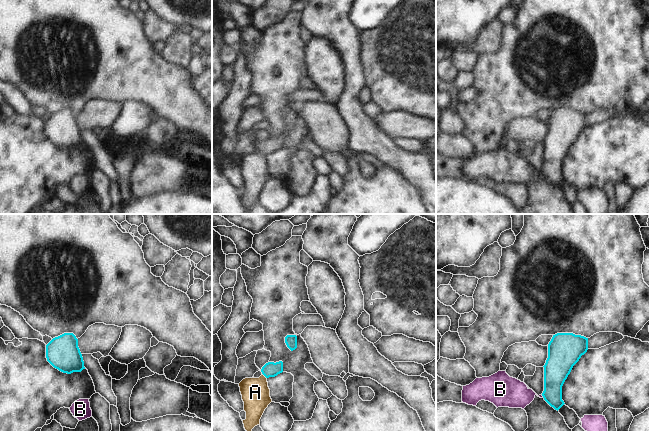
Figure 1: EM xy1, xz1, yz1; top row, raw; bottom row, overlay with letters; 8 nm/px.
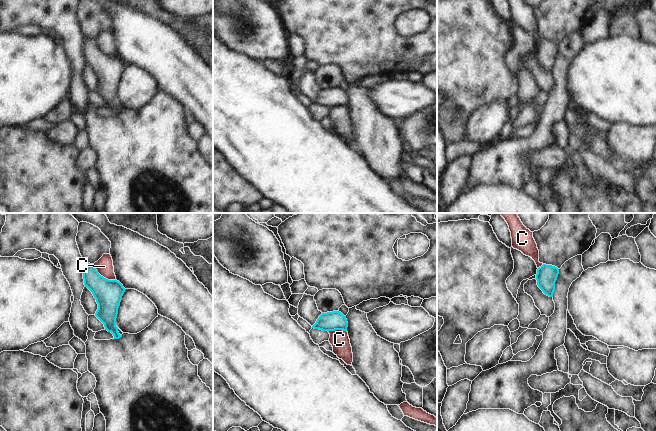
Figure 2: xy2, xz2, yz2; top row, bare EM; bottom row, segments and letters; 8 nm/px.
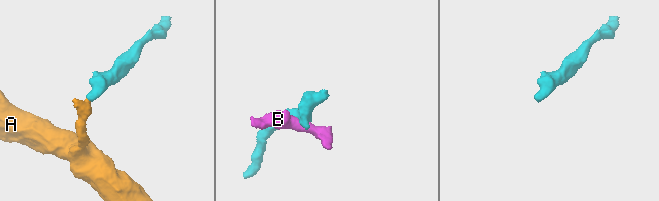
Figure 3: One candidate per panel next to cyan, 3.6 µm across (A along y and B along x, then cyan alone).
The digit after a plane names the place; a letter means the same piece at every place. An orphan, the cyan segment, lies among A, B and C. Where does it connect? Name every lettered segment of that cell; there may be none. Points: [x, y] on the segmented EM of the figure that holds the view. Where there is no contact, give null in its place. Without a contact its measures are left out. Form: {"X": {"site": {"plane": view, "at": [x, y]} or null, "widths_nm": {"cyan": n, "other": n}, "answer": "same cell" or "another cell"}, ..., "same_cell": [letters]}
{"A": {"site": {"plane": "xz1", "at": [264, 375]}, "widths_nm": {"cyan": 120, "other": 220}, "answer": "same cell"}, "B": {"site": {"plane": "yz1", "at": [542, 395]}, "widths_nm": {"cyan": 200, "other": 240}, "answer": "another cell"}, "C": {"site": {"plane": "xy2", "at": [102, 276]}, "widths_nm": {"cyan": 220, "other": 140}, "answer": "another cell"}, "same_cell": ["A"]}

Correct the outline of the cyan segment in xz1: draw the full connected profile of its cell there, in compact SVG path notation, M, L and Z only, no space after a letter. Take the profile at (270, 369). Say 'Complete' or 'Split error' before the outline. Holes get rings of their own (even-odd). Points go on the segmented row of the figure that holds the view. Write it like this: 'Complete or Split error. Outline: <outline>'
Split error. Outline: M268 362L261 369L259 378L245 378L239 383L246 419L242 420L246 431L260 425L260 419L272 402L267 379L283 372L283 362Z

